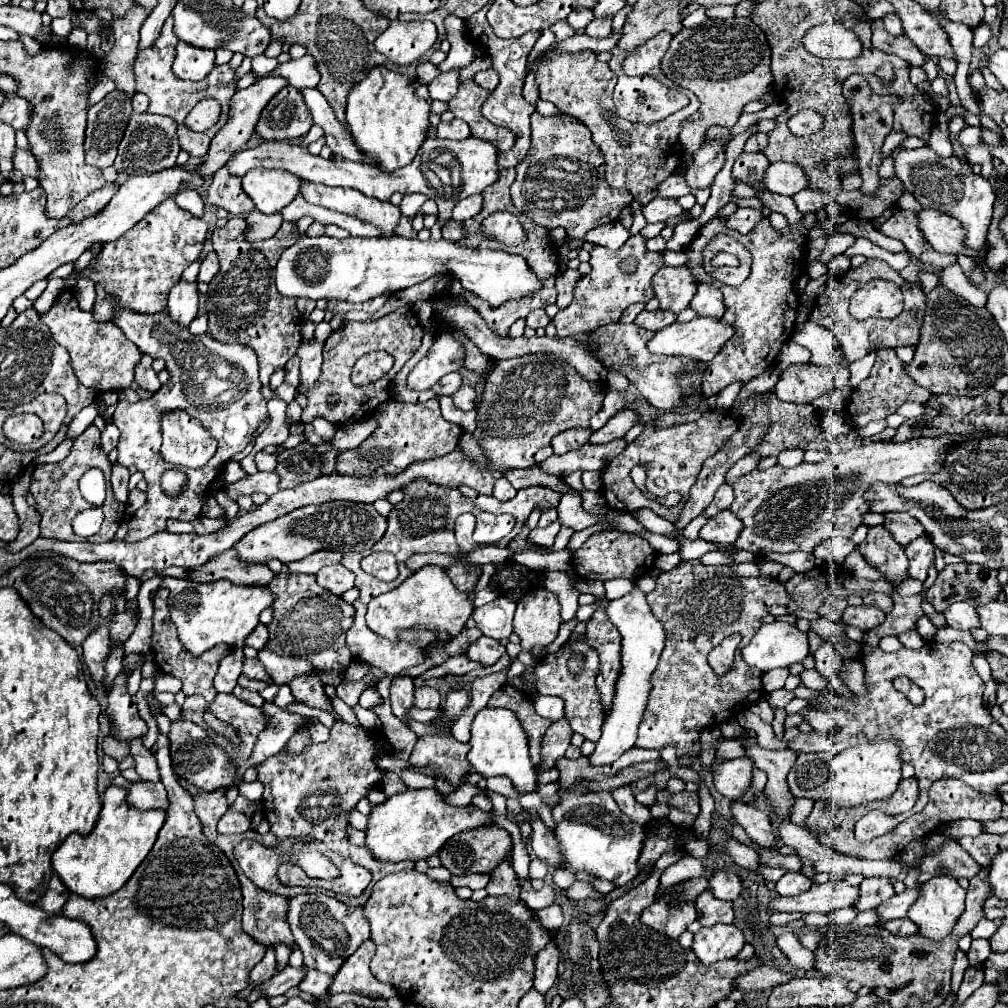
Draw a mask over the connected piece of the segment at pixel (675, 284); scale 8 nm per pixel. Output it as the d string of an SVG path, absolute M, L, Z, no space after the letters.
M663 267L655 273L653 289L661 309L679 313L689 307L689 301L697 291L697 281L687 267Z

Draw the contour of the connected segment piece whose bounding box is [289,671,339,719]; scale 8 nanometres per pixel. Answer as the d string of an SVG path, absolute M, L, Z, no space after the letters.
M315 671L311 673L305 673L301 677L295 677L291 683L289 683L293 695L301 701L301 703L307 703L309 707L319 707L319 709L327 709L337 717L337 713L333 711L333 707L329 705L329 697L323 693L323 683L319 679L319 675Z

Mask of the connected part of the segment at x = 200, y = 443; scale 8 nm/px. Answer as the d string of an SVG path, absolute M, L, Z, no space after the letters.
M185 411L165 413L161 426L161 455L169 463L199 469L217 451L217 439Z

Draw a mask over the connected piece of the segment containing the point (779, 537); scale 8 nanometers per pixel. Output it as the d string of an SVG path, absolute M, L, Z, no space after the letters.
M975 431L971 437L963 435L943 435L943 437L921 437L911 439L905 443L871 443L867 447L857 447L851 451L843 451L839 455L831 455L827 461L821 463L801 463L793 469L785 469L781 465L775 465L771 469L763 471L751 471L743 477L739 477L733 483L735 489L735 501L731 505L731 511L745 523L745 529L741 531L739 539L735 541L737 549L751 551L757 557L763 557L767 553L793 553L793 551L813 551L823 539L829 537L851 537L855 529L863 523L863 515L871 511L871 503L863 499L865 491L871 489L875 483L889 483L899 485L905 477L919 475L919 473L939 473L941 465L949 453L951 447L957 447L969 439L981 439L983 431Z

